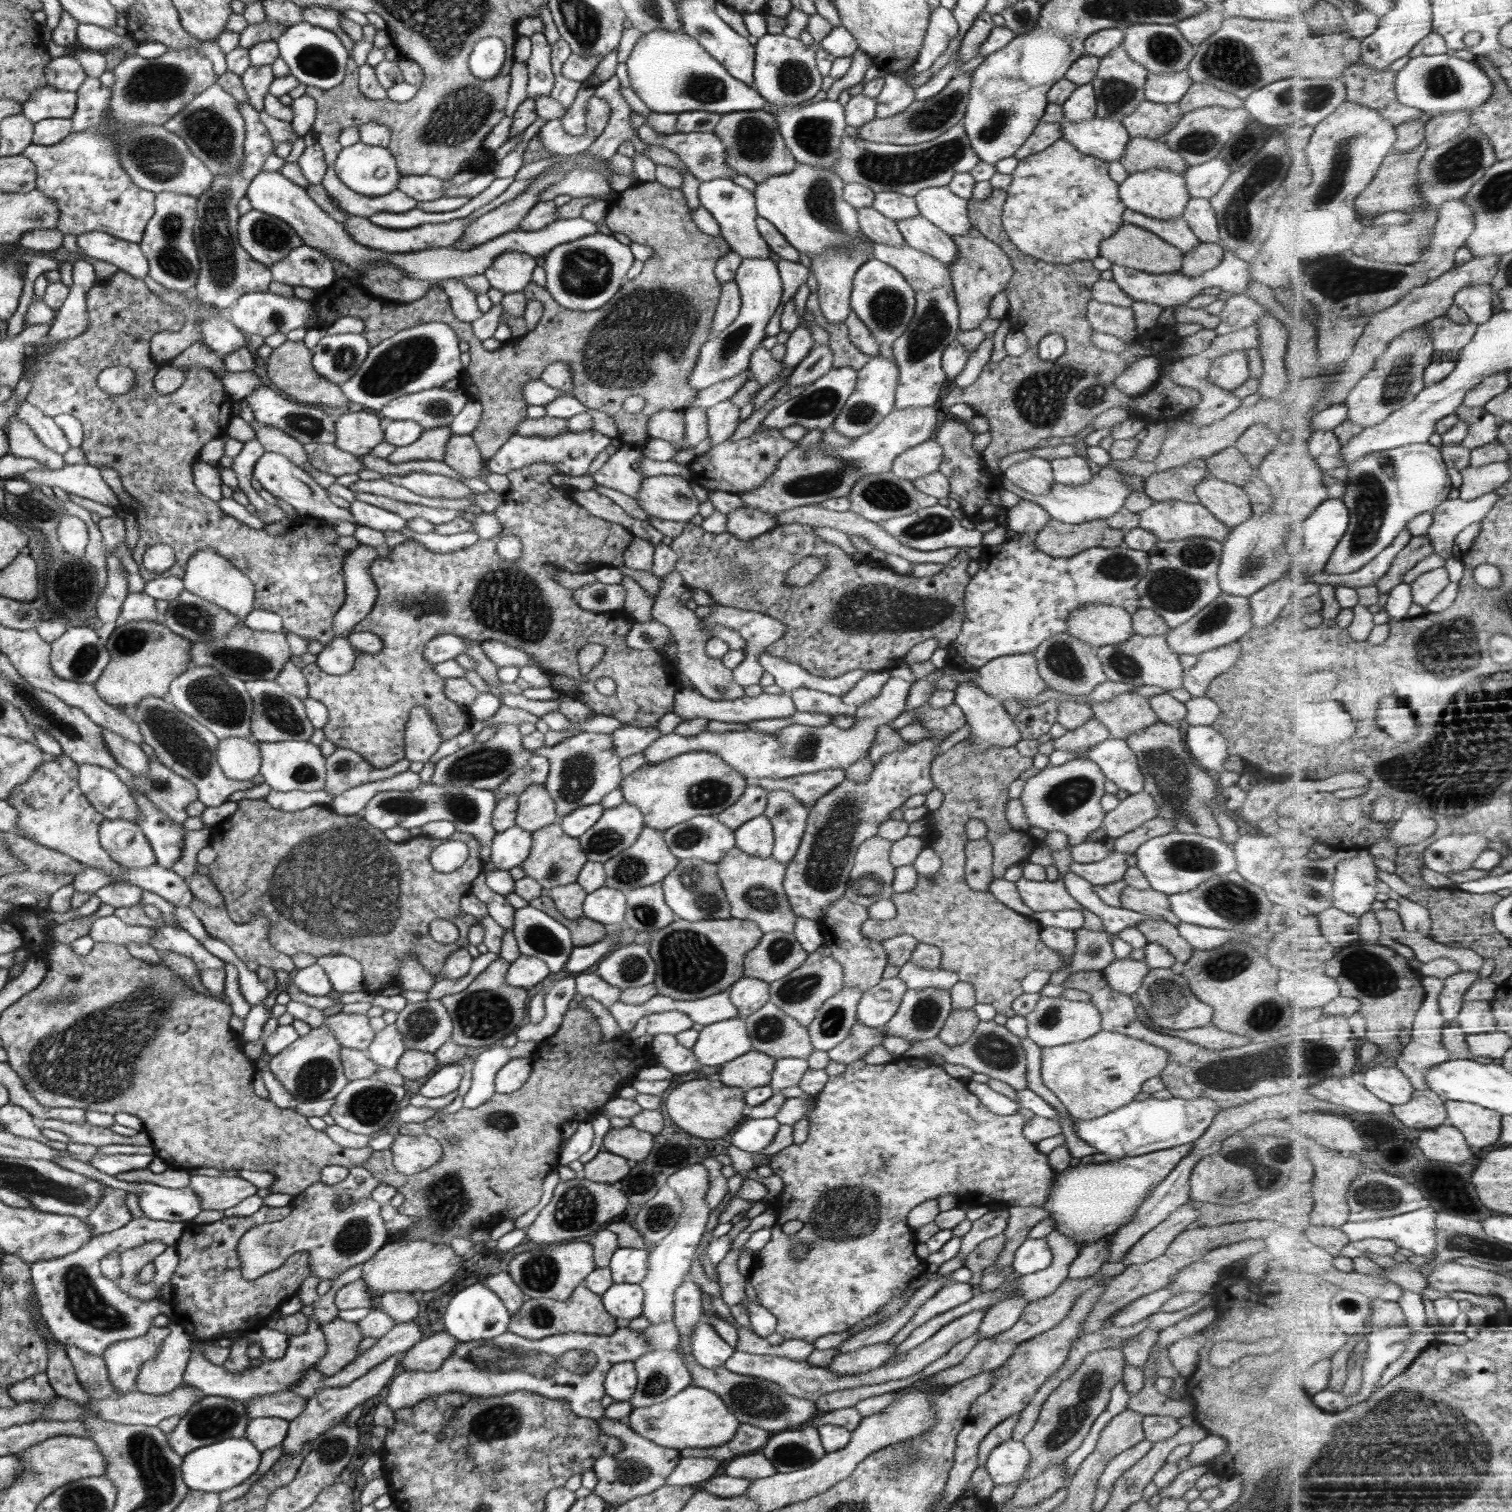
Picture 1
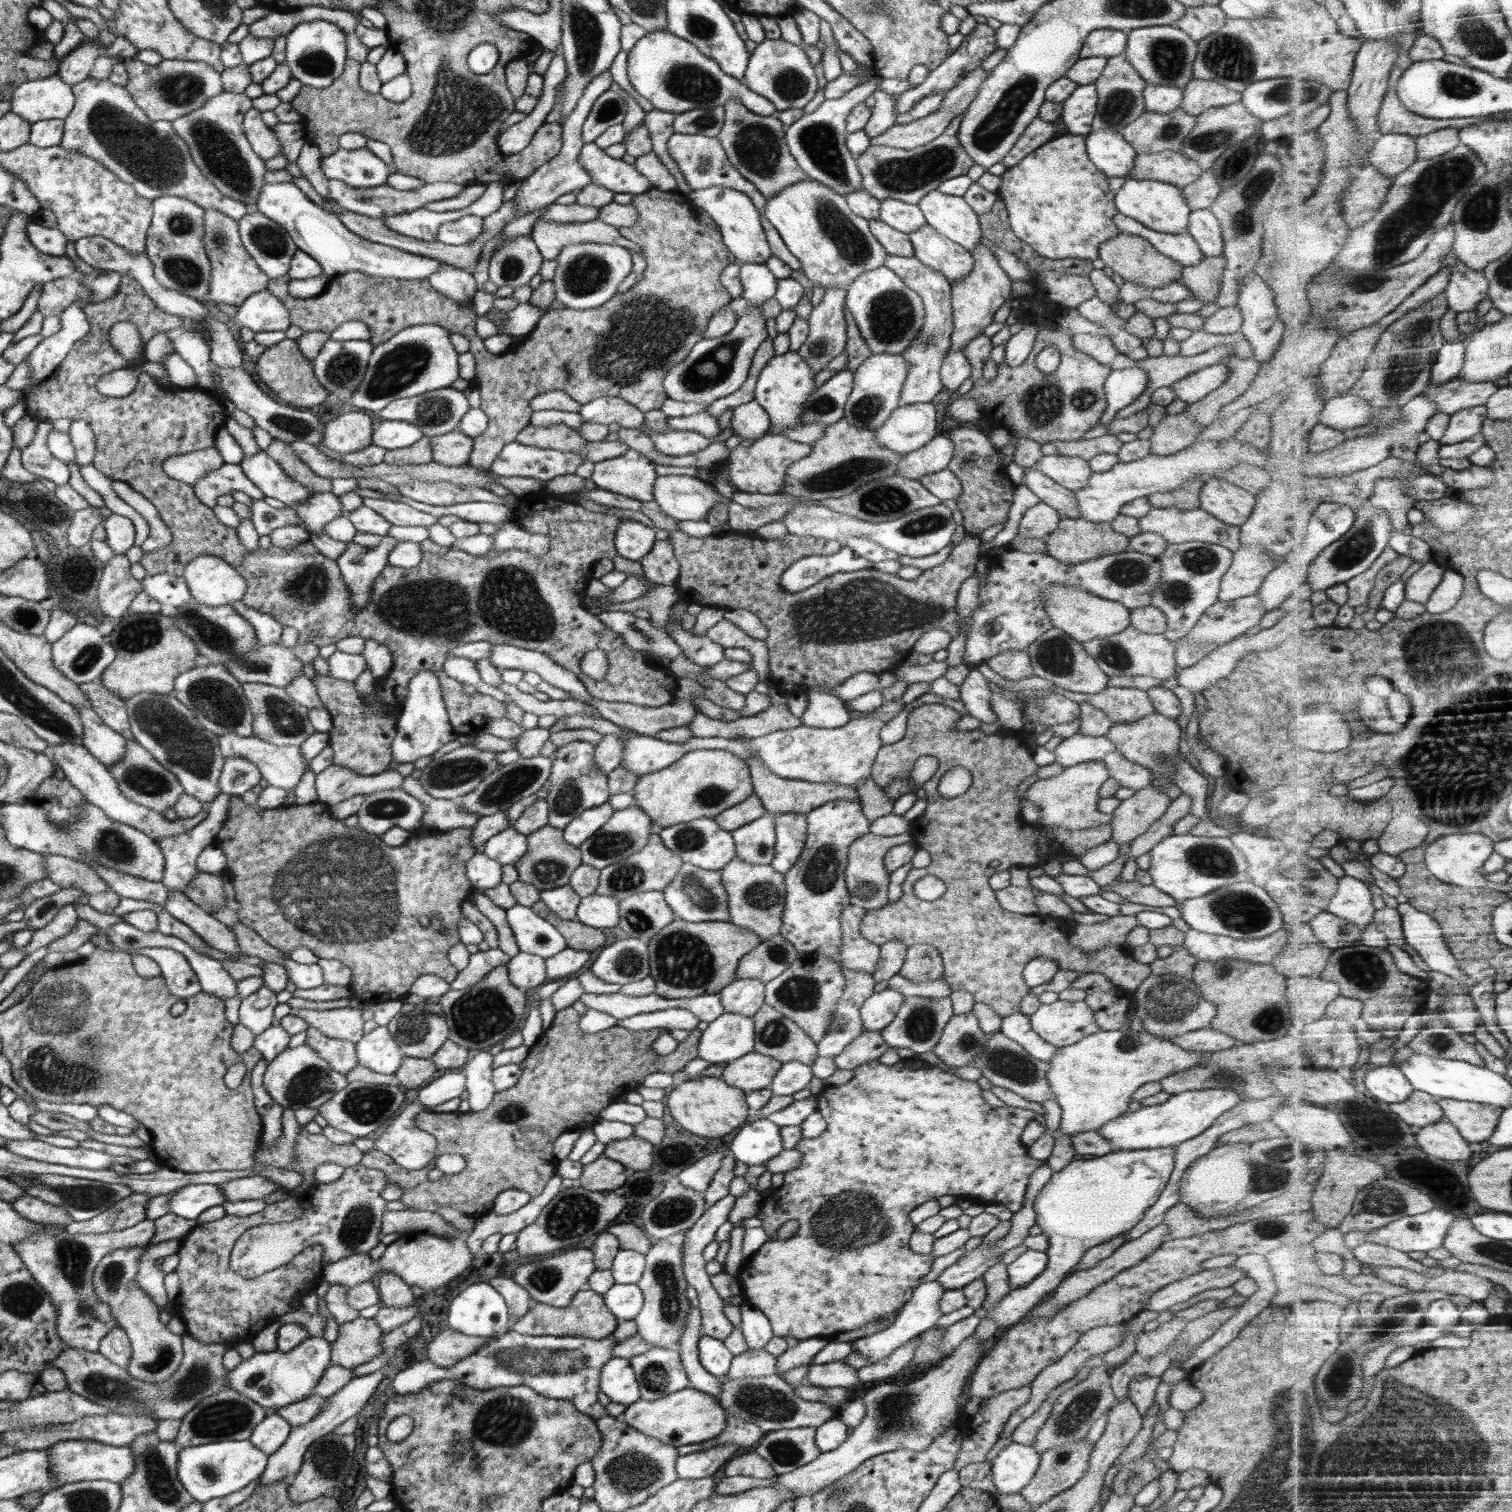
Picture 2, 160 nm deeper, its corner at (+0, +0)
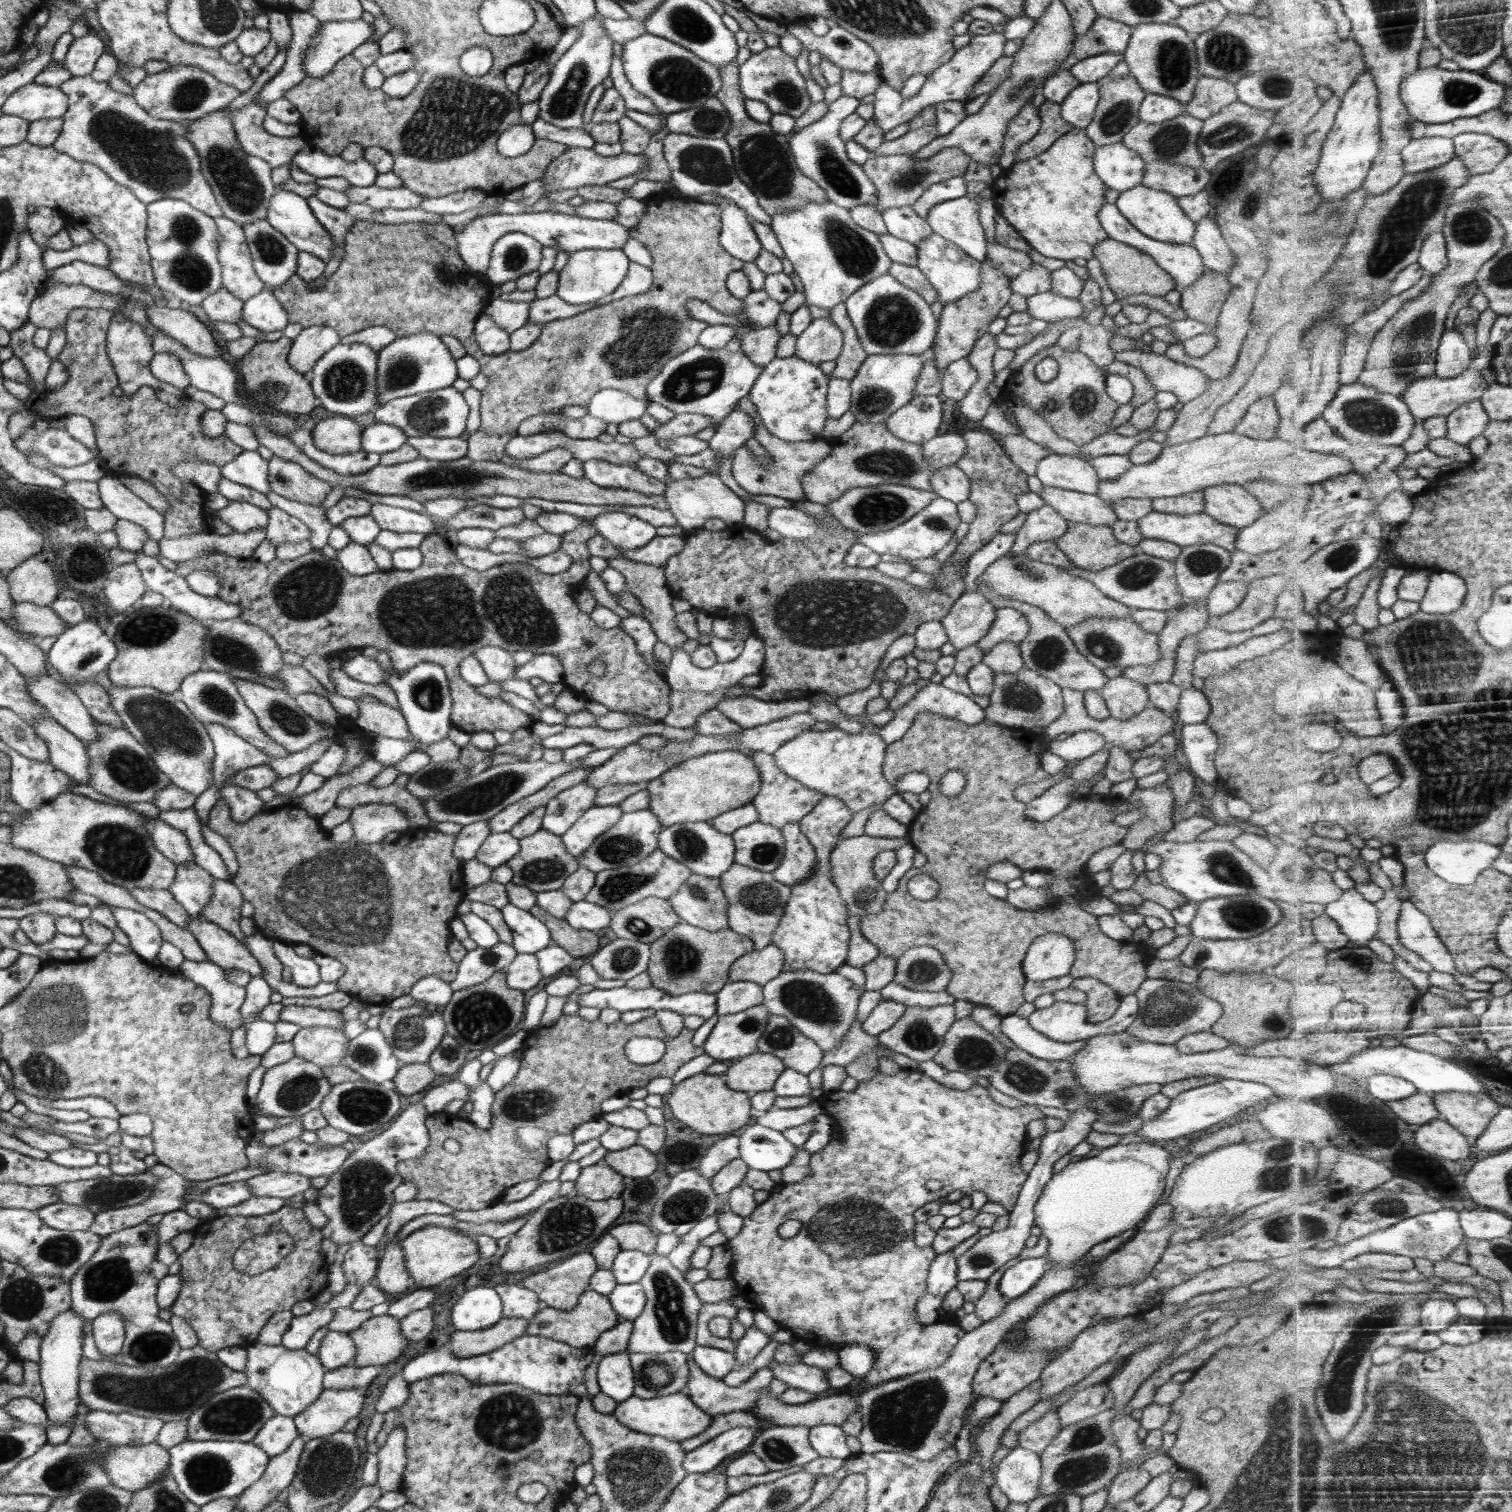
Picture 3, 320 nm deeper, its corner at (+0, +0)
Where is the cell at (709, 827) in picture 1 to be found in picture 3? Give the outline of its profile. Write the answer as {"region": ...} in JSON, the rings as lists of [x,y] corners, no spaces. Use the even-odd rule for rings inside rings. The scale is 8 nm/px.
{"region":[[[708,821],[686,822],[663,827],[658,835],[658,849],[681,862],[692,872],[708,878],[719,878],[735,862],[735,843],[729,834],[718,832]]]}

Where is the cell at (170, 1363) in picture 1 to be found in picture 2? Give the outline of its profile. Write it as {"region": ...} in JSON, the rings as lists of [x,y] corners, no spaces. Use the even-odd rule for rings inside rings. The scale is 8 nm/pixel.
{"region":[[[122,1248],[114,1250],[100,1260],[92,1275],[95,1296],[110,1305],[112,1317],[118,1321],[130,1341],[132,1354],[125,1366],[130,1376],[144,1382],[159,1382],[168,1378],[180,1366],[183,1359],[183,1340],[172,1334],[159,1320],[160,1309],[142,1287],[135,1281],[138,1259],[143,1248]]]}

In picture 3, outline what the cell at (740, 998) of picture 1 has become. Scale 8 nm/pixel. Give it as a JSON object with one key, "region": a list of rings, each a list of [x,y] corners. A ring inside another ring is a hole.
{"region":[[[747,981],[728,982],[718,993],[717,1014],[736,1014],[763,1001],[763,987]]]}

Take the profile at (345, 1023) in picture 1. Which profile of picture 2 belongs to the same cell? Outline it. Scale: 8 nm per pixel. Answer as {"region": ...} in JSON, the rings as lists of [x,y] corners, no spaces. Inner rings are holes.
{"region":[[[352,1007],[331,1010],[293,1009],[292,1014],[305,1020],[309,1026],[317,1028],[330,1038],[355,1042],[365,1035],[361,1009]]]}

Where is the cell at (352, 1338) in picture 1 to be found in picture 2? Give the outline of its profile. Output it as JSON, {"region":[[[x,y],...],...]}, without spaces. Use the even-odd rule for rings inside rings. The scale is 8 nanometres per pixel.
{"region":[[[359,1317],[344,1323],[331,1344],[331,1364],[352,1369],[370,1362],[385,1350],[381,1345],[382,1334],[372,1319]]]}

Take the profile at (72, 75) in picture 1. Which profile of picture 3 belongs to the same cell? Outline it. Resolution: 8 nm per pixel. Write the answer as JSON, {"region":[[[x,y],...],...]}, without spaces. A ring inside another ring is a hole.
{"region":[[[94,31],[86,36],[74,38],[65,56],[65,67],[75,77],[89,75],[95,67],[96,61],[108,52],[108,47]]]}

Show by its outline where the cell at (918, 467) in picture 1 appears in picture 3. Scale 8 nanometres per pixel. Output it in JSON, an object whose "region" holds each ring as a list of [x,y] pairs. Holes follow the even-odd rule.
{"region":[[[946,432],[925,442],[922,448],[925,459],[936,470],[948,465],[956,465],[964,456],[966,443],[962,435]]]}

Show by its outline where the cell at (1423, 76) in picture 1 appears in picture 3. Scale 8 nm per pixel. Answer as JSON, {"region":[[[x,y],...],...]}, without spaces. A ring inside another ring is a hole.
{"region":[[[1437,66],[1421,68],[1402,85],[1402,98],[1413,118],[1426,124],[1442,124],[1489,113],[1500,108],[1506,98],[1509,85],[1496,82],[1480,71],[1445,70]]]}

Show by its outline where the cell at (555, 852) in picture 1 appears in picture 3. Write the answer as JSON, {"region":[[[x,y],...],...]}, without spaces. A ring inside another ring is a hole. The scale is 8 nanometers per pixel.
{"region":[[[540,829],[538,832],[519,840],[520,852],[506,863],[513,870],[512,882],[518,886],[525,886],[534,892],[548,892],[558,890],[570,874],[581,866],[574,859],[562,843],[560,836],[547,830]]]}

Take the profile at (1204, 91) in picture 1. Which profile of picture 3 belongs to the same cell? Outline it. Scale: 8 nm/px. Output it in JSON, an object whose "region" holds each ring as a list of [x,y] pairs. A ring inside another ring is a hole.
{"region":[[[1200,75],[1184,114],[1204,121],[1220,112],[1222,107],[1238,101],[1236,87],[1221,78]]]}

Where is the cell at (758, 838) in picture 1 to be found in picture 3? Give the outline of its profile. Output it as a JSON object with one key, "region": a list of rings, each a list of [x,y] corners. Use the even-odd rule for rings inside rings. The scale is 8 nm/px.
{"region":[[[758,821],[742,826],[730,836],[735,843],[735,863],[771,873],[782,862],[784,838],[779,828]]]}

